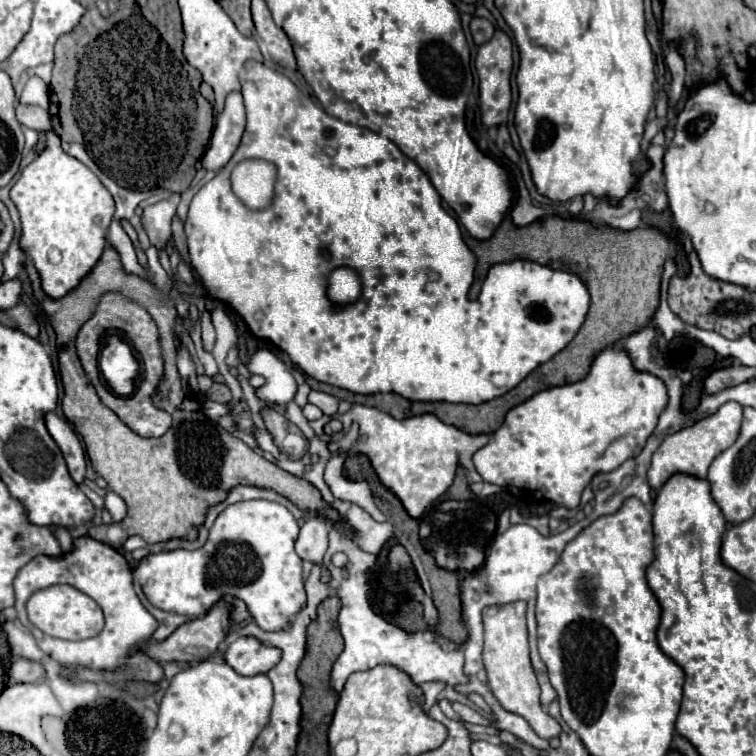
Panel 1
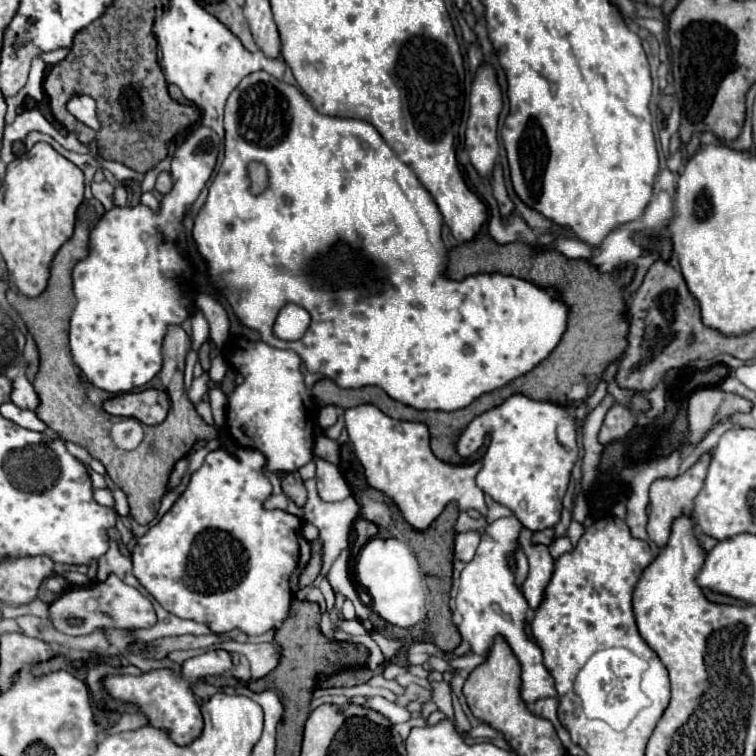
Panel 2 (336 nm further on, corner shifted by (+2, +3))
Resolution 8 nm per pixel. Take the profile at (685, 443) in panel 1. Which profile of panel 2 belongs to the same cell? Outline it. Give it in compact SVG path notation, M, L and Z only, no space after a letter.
M702 455L702 459L690 467L684 475L678 475L674 479L658 479L650 487L650 517L648 517L648 537L654 541L658 547L666 547L670 539L670 527L672 523L682 517L682 515L692 515L694 511L694 499L700 493L706 477L706 469L710 463L710 455Z

